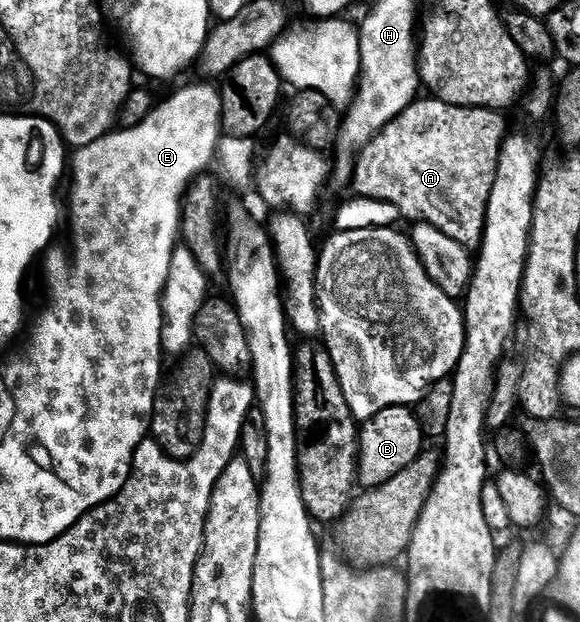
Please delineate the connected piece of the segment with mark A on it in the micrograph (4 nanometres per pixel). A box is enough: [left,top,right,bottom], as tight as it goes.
[379,100,509,239]

